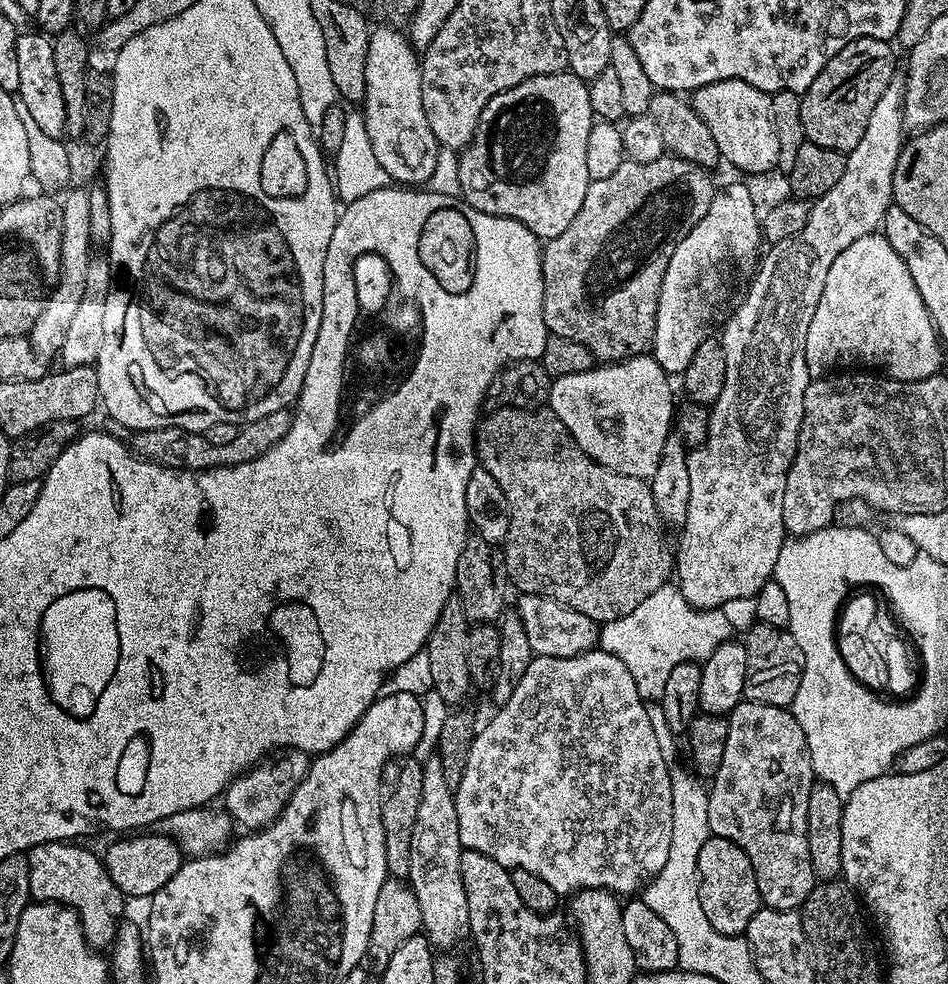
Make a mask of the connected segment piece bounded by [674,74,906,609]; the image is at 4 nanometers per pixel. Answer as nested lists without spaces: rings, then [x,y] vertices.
[[[897,74],[874,105],[870,122],[866,122],[866,134],[862,134],[858,146],[847,153],[842,178],[809,207],[806,226],[802,226],[794,238],[771,245],[767,249],[769,252],[763,253],[758,271],[747,285],[748,297],[744,304],[735,305],[736,313],[724,328],[726,386],[722,386],[722,394],[718,394],[716,403],[711,405],[706,442],[688,454],[690,506],[686,506],[686,522],[678,532],[680,545],[677,543],[674,548],[675,583],[686,602],[695,608],[723,609],[728,606],[724,604],[732,604],[735,600],[751,601],[756,591],[773,579],[776,563],[781,563],[780,551],[786,539],[782,494],[786,494],[788,471],[796,457],[798,430],[802,426],[804,399],[810,383],[806,366],[806,330],[810,330],[810,318],[814,318],[814,310],[818,310],[826,274],[830,274],[834,258],[838,258],[850,242],[858,242],[858,238],[866,238],[866,234],[877,231],[884,223],[886,210],[893,207],[894,166],[905,143],[904,78]]]

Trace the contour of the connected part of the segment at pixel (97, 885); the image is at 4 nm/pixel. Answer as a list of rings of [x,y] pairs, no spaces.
[[[55,840],[28,849],[26,855],[30,866],[30,894],[33,901],[64,904],[67,908],[74,909],[84,931],[84,941],[94,950],[108,950],[111,949],[112,943],[116,940],[116,932],[120,929],[122,923],[120,915],[124,912],[126,897],[118,890],[118,886],[114,886],[103,859],[97,853],[95,856],[90,849],[83,848],[80,844],[83,843]]]

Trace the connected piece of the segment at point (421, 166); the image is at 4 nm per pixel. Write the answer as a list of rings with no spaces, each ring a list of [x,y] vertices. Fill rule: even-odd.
[[[396,26],[371,29],[366,54],[366,94],[362,115],[370,146],[379,165],[400,186],[424,186],[438,166],[441,150],[422,110],[421,57],[407,35]]]

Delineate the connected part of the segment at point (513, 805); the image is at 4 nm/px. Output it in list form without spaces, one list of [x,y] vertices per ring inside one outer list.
[[[591,650],[574,657],[544,657],[533,655],[530,666],[526,666],[526,674],[522,674],[522,682],[518,682],[518,686],[514,689],[514,694],[510,694],[510,702],[499,705],[495,709],[496,713],[493,714],[492,721],[485,728],[483,725],[477,731],[470,746],[470,754],[466,760],[465,772],[462,774],[462,780],[454,791],[456,809],[458,810],[458,838],[460,839],[461,849],[469,848],[475,852],[486,854],[490,858],[494,858],[494,862],[498,862],[501,866],[509,870],[514,868],[530,870],[530,874],[538,874],[538,878],[543,878],[549,886],[554,886],[554,890],[561,894],[575,894],[582,888],[607,888],[608,891],[617,894],[632,892],[635,888],[636,891],[643,889],[644,885],[649,884],[656,877],[658,870],[662,870],[662,866],[666,866],[666,858],[670,858],[670,834],[674,831],[672,772],[670,771],[670,767],[668,768],[668,760],[664,757],[663,750],[660,749],[660,736],[656,733],[655,726],[652,725],[652,716],[648,713],[648,708],[649,705],[638,694],[638,686],[634,686],[634,678],[630,678],[630,670],[626,670],[624,663],[618,658],[614,658],[614,654],[603,650]]]

